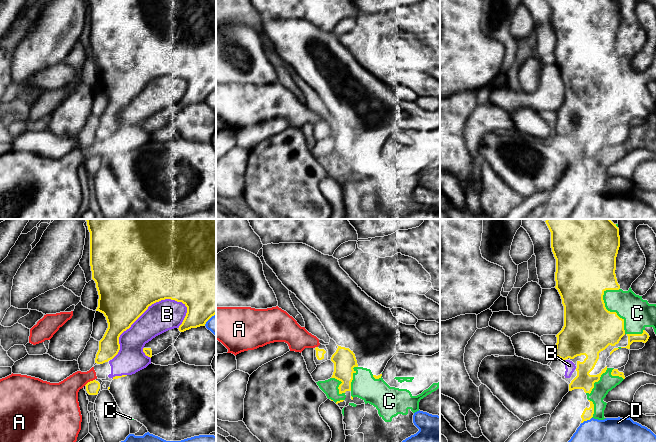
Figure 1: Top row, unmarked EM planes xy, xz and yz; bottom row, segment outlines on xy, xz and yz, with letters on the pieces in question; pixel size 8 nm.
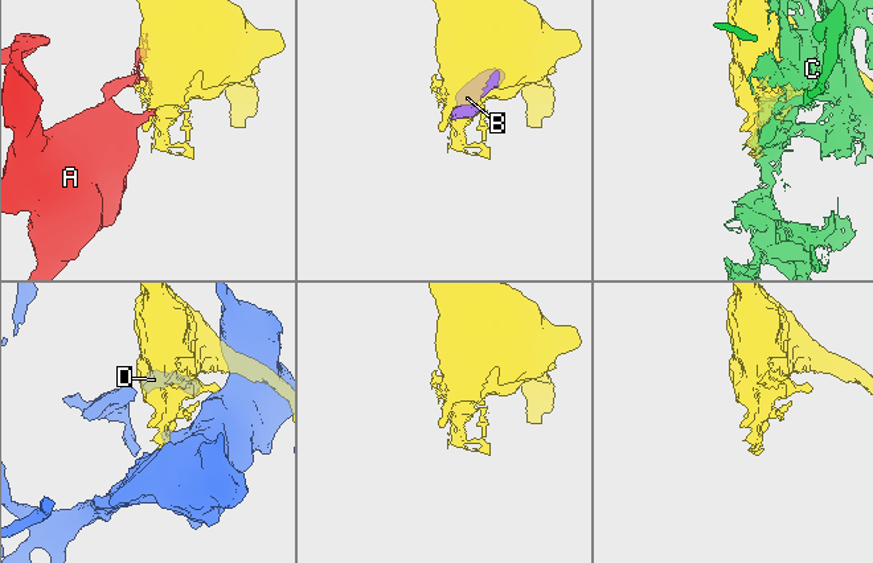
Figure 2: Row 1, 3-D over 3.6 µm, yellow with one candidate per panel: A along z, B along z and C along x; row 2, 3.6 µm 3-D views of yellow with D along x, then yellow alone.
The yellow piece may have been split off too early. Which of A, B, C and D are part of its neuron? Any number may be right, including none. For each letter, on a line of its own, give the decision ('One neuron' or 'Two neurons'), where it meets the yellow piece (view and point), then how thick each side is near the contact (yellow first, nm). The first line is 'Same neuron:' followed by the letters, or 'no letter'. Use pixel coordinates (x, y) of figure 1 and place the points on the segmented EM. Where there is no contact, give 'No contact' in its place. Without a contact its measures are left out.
Same neuron: no letter
A: Two neurons. Touches yellow at xy (90, 381). Thickness 110 nm (yellow) against 240 nm
B: Two neurons. Touches yellow at xy (141, 314). Thickness 460 nm (yellow) against 240 nm
C: Two neurons. Touches yellow at yz (612, 312). Thickness 420 nm (yellow) against 240 nm
D: Two neurons. Touches yellow at yz (586, 420). Thickness 90 nm (yellow) against 190 nm

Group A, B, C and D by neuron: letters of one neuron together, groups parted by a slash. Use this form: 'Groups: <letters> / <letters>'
Groups: A B / C / D

